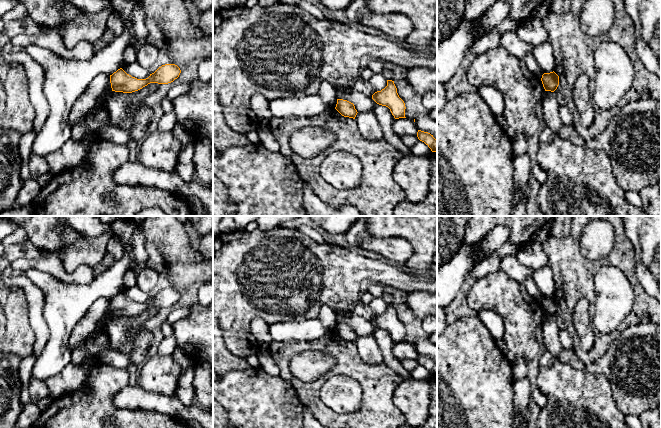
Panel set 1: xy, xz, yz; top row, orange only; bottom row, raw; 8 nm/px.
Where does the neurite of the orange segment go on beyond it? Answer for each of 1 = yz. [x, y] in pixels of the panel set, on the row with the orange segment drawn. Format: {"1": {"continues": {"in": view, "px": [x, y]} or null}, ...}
{"1": {"continues": null}}

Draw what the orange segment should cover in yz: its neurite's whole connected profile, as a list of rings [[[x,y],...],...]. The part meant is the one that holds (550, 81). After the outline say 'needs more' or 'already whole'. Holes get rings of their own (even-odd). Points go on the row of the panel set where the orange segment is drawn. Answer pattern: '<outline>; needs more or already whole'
[[[553,71],[544,73],[541,78],[545,91],[554,92],[559,85],[559,76]]]; already whole

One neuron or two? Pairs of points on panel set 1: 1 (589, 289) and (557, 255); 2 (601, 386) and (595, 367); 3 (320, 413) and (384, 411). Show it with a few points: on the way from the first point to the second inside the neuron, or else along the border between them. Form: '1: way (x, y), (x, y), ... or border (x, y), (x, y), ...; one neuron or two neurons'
1: way (581, 281), (565, 263); one neuron
2: border (574, 367), (590, 373), (603, 374), (612, 391); two neurons
3: way (336, 417), (368, 417); one neuron

